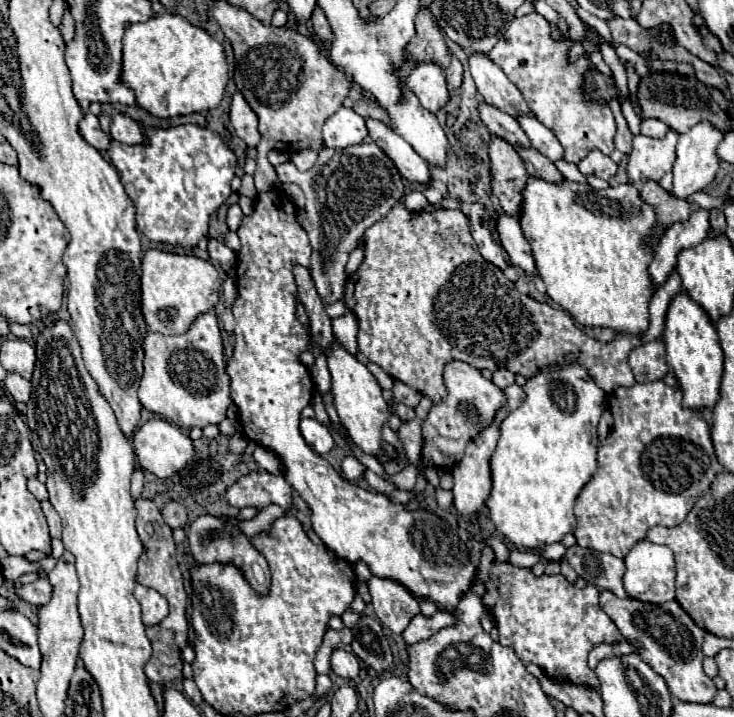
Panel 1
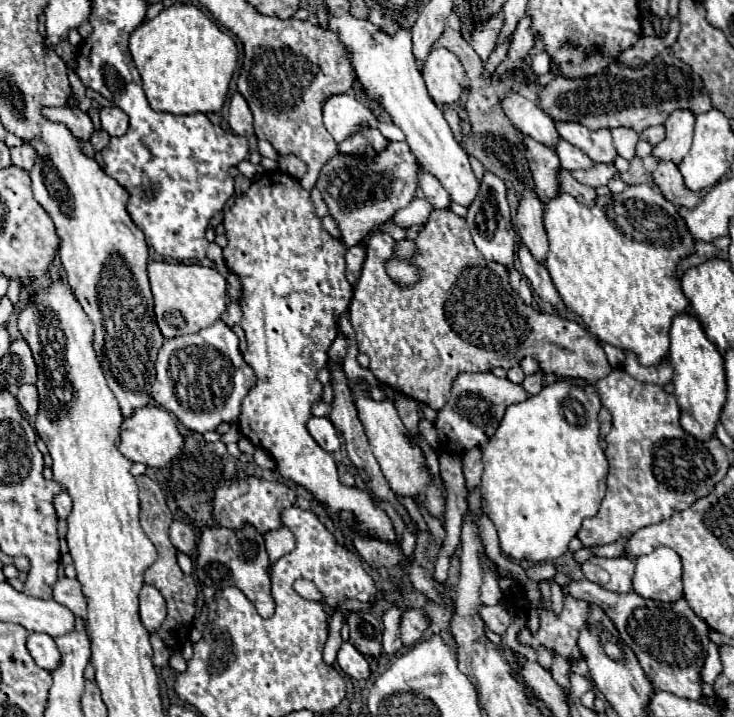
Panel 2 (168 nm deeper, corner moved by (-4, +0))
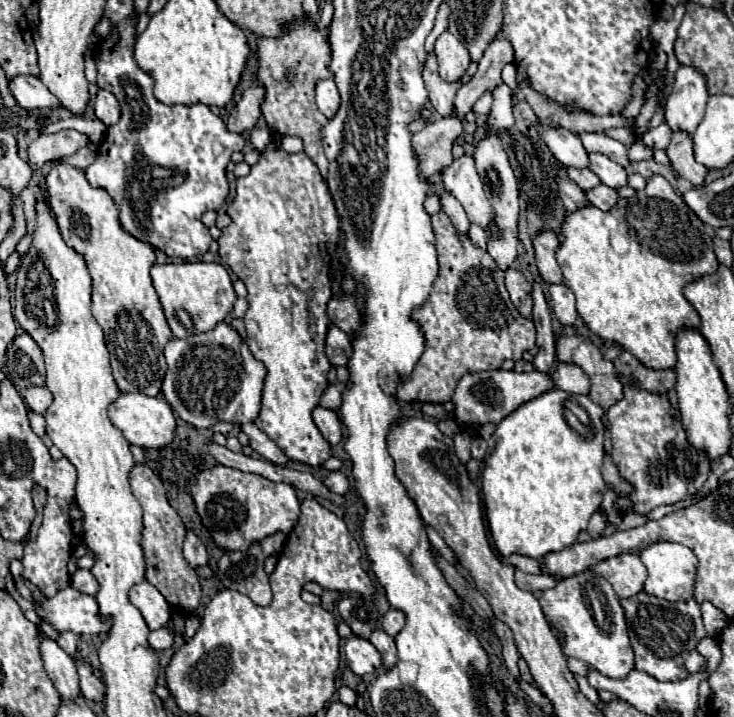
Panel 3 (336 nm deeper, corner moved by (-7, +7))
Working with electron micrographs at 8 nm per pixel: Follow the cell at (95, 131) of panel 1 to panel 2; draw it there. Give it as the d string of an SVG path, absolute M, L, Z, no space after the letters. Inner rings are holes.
M51 107L51 109L43 109L43 115L51 121L59 121L59 123L65 123L71 133L83 141L91 141L93 133L95 133L95 127L93 127L93 121L87 113L83 113L81 109L77 107L63 107L63 109L57 109L57 107Z

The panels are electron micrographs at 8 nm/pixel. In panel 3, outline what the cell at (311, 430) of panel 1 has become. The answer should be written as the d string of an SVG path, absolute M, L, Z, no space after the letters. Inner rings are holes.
M316 406L312 412L312 418L314 418L314 424L318 426L318 430L322 432L322 436L330 444L338 444L342 440L342 422L334 410Z

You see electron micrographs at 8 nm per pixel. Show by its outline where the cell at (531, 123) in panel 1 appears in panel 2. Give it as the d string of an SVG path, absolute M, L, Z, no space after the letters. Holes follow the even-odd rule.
M559 139L555 143L555 153L557 153L559 161L561 161L561 167L567 169L567 171L573 171L573 169L589 169L593 165L593 161L583 151L579 151L577 147L573 147L565 139Z

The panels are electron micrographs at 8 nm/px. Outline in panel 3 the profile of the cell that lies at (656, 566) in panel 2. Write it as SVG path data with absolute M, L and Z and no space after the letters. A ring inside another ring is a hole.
M656 542L650 548L640 552L640 560L648 568L648 580L644 584L644 592L664 598L670 602L679 602L694 598L694 582L696 582L696 570L698 560L694 558L694 552L682 544L674 542Z

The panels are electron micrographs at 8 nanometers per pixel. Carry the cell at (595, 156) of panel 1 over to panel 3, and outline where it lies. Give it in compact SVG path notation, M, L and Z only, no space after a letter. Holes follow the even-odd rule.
M568 168L566 172L568 172L568 178L570 178L572 182L576 182L584 192L588 192L588 190L592 190L594 186L598 186L598 184L600 184L598 176L596 176L592 170L588 170L588 168L584 168L584 170Z

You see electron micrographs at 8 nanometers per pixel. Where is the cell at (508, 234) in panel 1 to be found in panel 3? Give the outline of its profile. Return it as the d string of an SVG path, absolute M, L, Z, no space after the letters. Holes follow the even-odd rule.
M550 284L550 296L552 296L552 310L560 324L564 326L574 326L578 312L576 312L576 300L570 288L564 284Z

